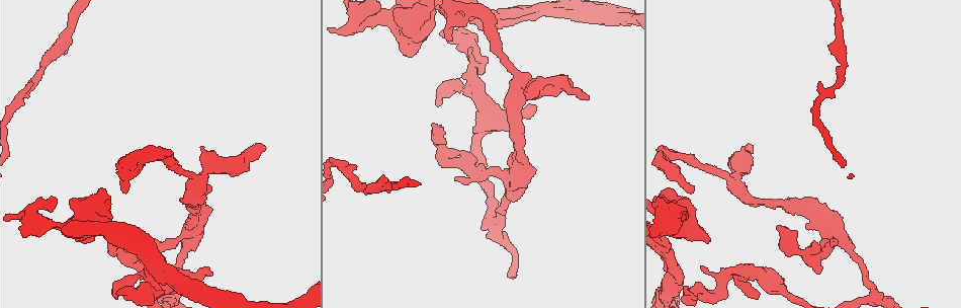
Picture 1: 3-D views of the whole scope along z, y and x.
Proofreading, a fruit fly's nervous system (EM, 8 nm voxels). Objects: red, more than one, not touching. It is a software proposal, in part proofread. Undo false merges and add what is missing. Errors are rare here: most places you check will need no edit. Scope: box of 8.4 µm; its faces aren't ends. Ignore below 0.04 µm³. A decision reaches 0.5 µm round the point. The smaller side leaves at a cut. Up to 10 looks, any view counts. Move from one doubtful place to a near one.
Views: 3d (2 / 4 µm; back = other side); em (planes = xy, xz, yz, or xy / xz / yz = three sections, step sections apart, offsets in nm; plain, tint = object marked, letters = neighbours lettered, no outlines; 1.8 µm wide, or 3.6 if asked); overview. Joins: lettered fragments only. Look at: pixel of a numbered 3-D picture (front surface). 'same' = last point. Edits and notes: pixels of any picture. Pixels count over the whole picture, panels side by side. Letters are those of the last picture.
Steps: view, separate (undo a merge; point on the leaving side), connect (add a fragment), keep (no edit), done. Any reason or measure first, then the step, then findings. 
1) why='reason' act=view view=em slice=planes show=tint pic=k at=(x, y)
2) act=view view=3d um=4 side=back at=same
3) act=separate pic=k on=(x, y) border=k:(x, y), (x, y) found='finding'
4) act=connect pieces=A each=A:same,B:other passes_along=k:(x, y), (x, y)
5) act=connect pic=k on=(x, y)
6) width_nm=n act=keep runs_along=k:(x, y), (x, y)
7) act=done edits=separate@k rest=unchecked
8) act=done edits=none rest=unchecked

why='branch stops here' act=view view=em slice=xy step=16 show=letters pic=1 at=(692, 189)

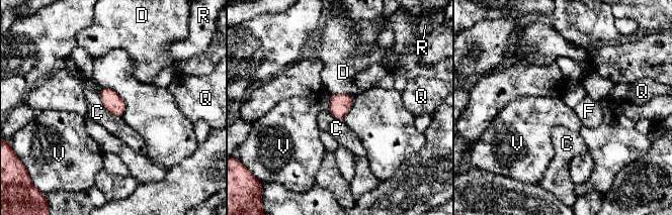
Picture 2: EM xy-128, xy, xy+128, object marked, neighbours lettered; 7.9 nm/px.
width_nm=150 act=keep each=C:other,D:other,F:other,Q:other,R:other,V:other border=2:(331, 95), (328, 111) found='no lettered fragment goes on from it'

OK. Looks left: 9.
act=view view=em slice=planes show=letters pic=1 at=(589, 98)

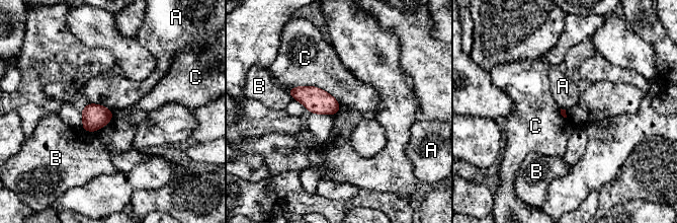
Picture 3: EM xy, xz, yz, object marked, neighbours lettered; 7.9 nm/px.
act=keep each=A:other,B:other,C:other border=3:(90, 101), (103, 104), (111, 110) found='none of them fits'

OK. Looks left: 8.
why='branch stops here' act=view view=em slice=xy step=16 show=letters pic=1 at=(115, 294)

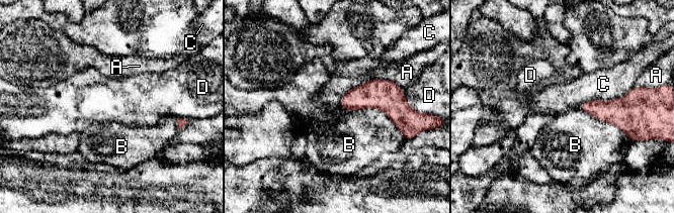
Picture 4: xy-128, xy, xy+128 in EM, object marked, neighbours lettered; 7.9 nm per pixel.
why='another direction' act=view view=em slice=planes show=letters at=same

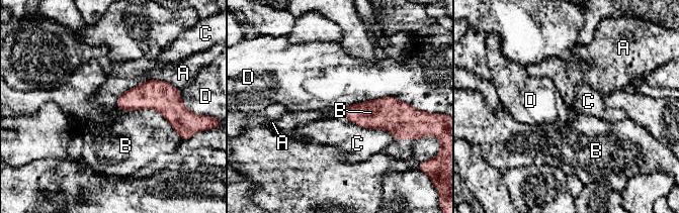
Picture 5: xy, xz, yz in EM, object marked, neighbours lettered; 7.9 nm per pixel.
width_nm=170 act=keep each=A:other,B:other,C:other,D:other border=5:(410, 104), (384, 96), (341, 109) found='none of them fits'

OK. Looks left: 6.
why='sharp bend' act=view view=3d um=2 pic=1 at=(816, 249)

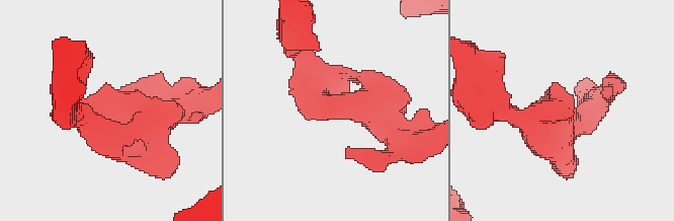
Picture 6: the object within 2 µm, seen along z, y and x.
act=view view=em slice=xz step=4 show=tint pic=6 at=(560, 104)

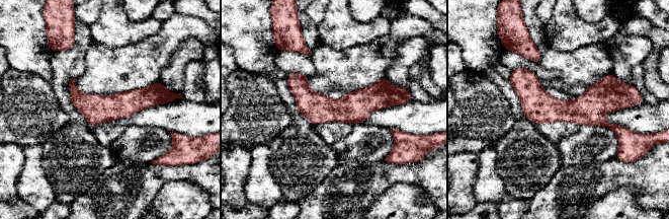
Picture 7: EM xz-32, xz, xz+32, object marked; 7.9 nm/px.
act=view view=em slice=planes show=letters at=same

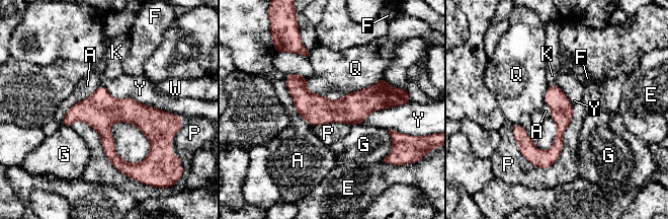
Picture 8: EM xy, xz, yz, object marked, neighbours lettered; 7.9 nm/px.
act=keep each=A:other,E:other,F:other,G:other,K:other,P:other,Q:other,W:other,Y:other runs_along=8:(287, 78), (316, 106), (393, 103) found='continuous, no second cell'

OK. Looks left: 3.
act=done edits=none rest=unchecked

